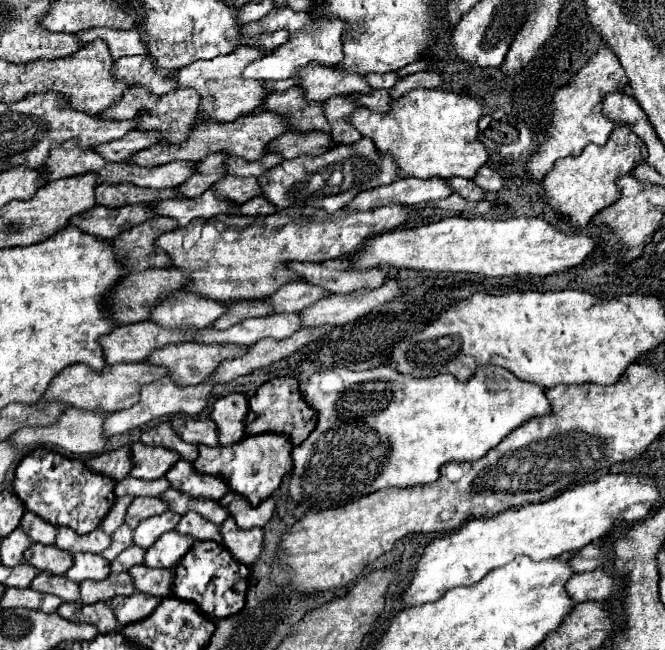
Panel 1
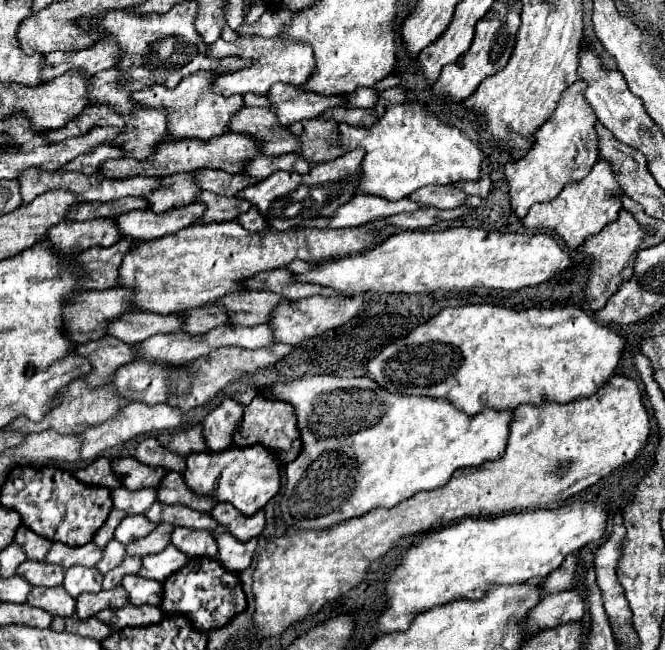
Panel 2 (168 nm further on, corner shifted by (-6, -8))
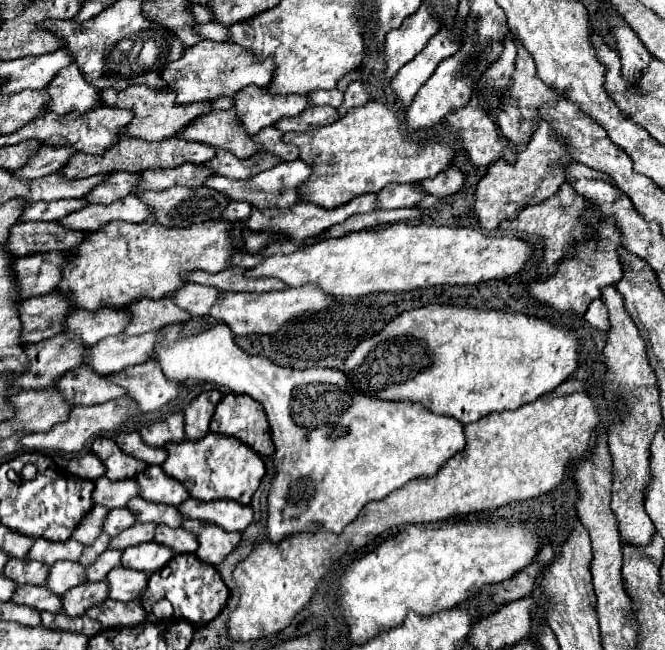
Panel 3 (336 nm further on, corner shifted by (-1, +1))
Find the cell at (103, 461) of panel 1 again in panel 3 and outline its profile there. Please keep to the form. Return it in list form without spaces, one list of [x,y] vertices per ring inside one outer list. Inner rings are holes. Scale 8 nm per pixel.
[[[87,453],[87,455],[81,455],[81,457],[73,457],[73,459],[67,459],[67,467],[65,467],[69,473],[73,475],[89,475],[89,477],[81,477],[81,479],[89,479],[89,481],[95,481],[99,477],[105,475],[105,467],[103,463],[97,459],[97,455],[93,453]]]

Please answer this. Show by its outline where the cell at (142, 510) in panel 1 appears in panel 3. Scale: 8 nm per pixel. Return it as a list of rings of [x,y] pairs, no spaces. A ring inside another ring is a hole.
[[[123,507],[123,509],[113,509],[113,511],[109,511],[109,513],[111,513],[111,515],[107,515],[107,519],[105,519],[103,531],[109,533],[111,537],[119,535],[123,529],[131,527],[131,525],[137,521],[135,515],[133,515],[127,507]]]

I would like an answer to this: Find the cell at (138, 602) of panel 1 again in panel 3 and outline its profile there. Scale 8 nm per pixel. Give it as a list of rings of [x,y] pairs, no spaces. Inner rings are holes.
[[[107,599],[101,605],[93,605],[85,615],[91,619],[97,619],[101,627],[137,625],[147,619],[147,611],[141,607],[141,599],[127,601],[127,603]]]

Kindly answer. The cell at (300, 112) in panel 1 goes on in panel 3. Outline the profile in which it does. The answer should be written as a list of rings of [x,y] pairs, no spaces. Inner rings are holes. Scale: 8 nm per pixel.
[[[211,111],[209,115],[201,115],[197,121],[187,125],[179,137],[187,141],[209,143],[217,149],[227,149],[235,153],[239,159],[253,157],[259,153],[259,145],[247,133],[243,123],[237,119],[237,111]]]

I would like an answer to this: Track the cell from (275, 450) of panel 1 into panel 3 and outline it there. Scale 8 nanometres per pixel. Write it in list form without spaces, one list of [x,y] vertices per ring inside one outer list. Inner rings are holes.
[[[209,433],[205,439],[199,441],[181,441],[181,443],[167,443],[165,445],[169,457],[161,465],[163,471],[185,485],[191,497],[201,501],[215,501],[215,499],[233,499],[237,503],[249,503],[253,493],[257,491],[261,479],[265,477],[267,469],[263,459],[245,443]]]

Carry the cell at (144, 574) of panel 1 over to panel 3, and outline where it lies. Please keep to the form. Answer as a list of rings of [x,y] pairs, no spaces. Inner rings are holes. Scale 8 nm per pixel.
[[[115,567],[107,575],[109,597],[117,601],[135,601],[143,595],[147,587],[147,575],[143,571],[133,571],[125,567]]]

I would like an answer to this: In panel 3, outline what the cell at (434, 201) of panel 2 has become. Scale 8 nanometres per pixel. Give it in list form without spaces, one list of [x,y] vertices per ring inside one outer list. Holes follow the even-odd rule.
[[[391,183],[377,195],[379,209],[397,209],[397,207],[415,207],[427,197],[421,183]]]

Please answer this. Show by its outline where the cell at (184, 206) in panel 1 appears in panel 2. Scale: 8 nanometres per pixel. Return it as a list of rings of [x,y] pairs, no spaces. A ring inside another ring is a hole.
[[[188,204],[176,210],[166,212],[152,212],[152,210],[138,210],[138,212],[126,212],[122,216],[114,216],[114,224],[118,224],[122,238],[132,240],[154,240],[166,234],[174,234],[190,224],[194,224],[202,214],[206,206],[204,204]]]

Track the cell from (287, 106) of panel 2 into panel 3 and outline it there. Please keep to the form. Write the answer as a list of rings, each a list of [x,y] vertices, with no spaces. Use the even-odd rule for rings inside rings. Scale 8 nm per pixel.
[[[249,85],[235,95],[237,115],[251,135],[283,117],[299,115],[305,107],[309,107],[307,95],[275,95],[259,85]]]

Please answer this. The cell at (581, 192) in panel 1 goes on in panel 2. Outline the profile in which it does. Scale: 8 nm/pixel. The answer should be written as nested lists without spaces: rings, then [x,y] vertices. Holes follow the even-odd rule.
[[[600,160],[594,164],[594,168],[584,180],[566,184],[564,190],[554,200],[546,204],[534,204],[524,216],[522,224],[528,230],[542,230],[542,228],[554,230],[558,236],[562,236],[562,240],[568,244],[570,250],[576,250],[580,244],[584,244],[588,236],[598,234],[606,224],[618,218],[618,212],[622,208],[620,200],[614,198],[618,194],[622,194],[622,190],[616,184],[616,174],[612,172],[612,166]]]

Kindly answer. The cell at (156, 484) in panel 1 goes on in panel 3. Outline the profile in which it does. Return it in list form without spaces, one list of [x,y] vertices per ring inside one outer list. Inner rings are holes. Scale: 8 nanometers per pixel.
[[[101,477],[95,481],[95,491],[93,491],[93,501],[99,505],[105,505],[109,509],[115,507],[125,507],[129,499],[139,495],[139,485],[135,479],[125,479],[125,481],[109,481],[107,477]]]

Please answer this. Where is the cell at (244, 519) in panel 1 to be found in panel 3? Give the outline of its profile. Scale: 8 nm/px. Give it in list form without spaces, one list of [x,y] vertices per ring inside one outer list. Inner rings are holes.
[[[187,499],[179,505],[179,511],[185,519],[199,519],[209,521],[225,531],[237,531],[243,533],[247,525],[253,523],[253,509],[251,505],[241,505],[237,501],[199,501],[199,499]]]

